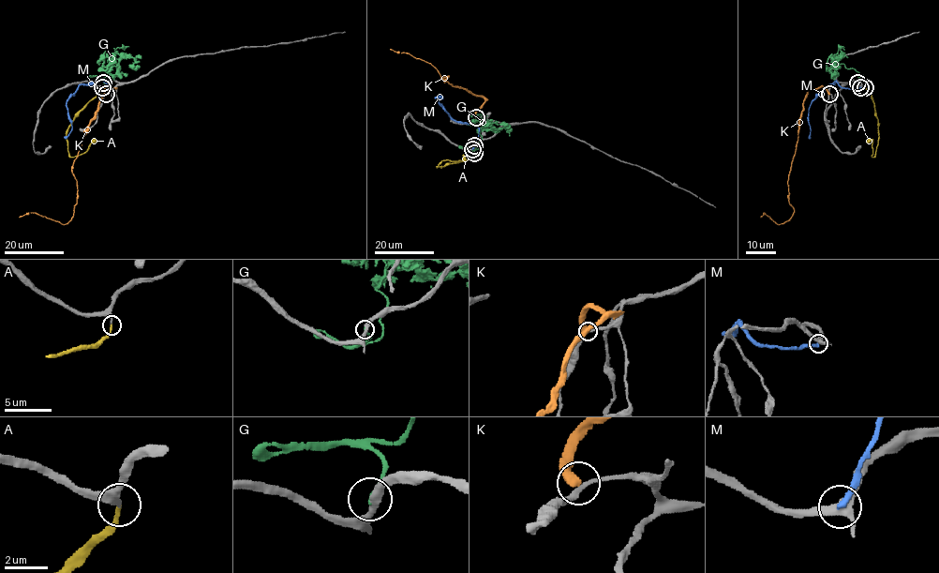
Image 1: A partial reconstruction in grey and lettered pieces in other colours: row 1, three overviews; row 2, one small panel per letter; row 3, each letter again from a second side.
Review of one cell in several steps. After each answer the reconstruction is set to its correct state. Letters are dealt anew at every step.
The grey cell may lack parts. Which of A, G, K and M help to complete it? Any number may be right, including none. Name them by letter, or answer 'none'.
A

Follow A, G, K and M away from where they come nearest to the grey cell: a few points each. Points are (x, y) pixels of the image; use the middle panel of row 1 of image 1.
A: (474, 153), (469, 158), (437, 167), (446, 159), (463, 160), (463, 155)
G: (474, 145), (480, 147), (478, 132), (485, 122), (496, 128), (505, 127), (504, 124), (510, 128)
K: (477, 117), (475, 113), (484, 99), (454, 86), (442, 79), (448, 76), (445, 82), (430, 63), (390, 49)
M: (472, 149), (478, 128), (473, 124), (455, 121), (437, 99), (439, 97), (442, 98), (435, 97)

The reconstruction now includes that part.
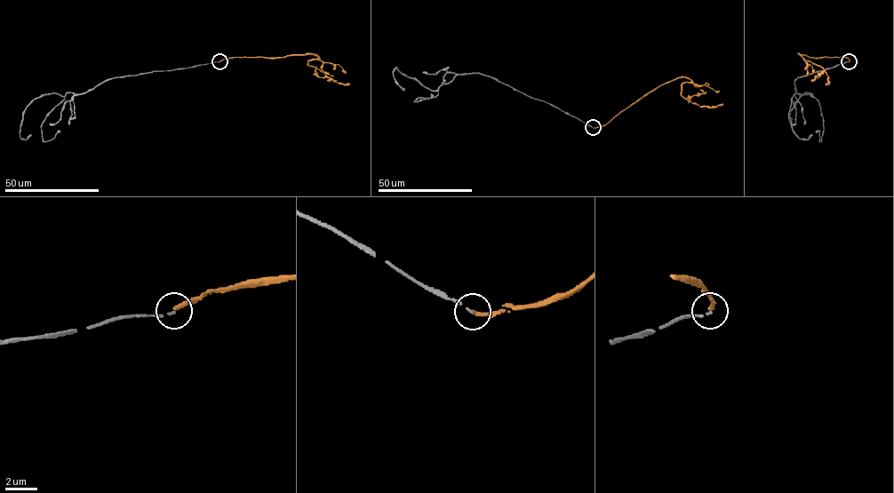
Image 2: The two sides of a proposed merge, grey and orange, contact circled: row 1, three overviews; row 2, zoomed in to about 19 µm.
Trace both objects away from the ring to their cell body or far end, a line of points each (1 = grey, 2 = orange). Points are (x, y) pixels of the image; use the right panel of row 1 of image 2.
1: (850, 61), (794, 81), (797, 93), (812, 94), (801, 96), (790, 112), (792, 131), (801, 139), (812, 134)
2: (850, 61), (843, 57), (809, 57), (799, 54), (823, 68), (829, 82), (826, 83)

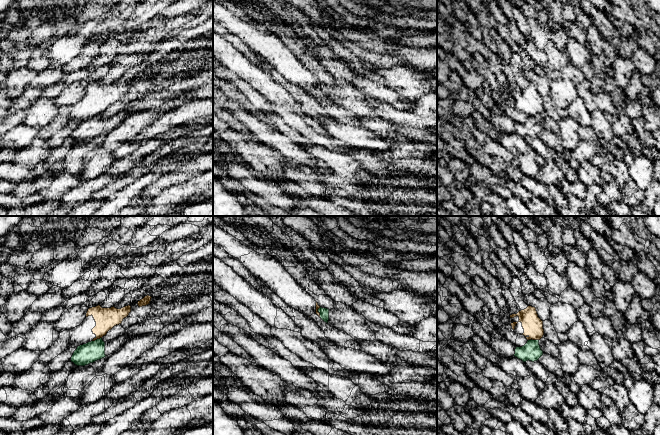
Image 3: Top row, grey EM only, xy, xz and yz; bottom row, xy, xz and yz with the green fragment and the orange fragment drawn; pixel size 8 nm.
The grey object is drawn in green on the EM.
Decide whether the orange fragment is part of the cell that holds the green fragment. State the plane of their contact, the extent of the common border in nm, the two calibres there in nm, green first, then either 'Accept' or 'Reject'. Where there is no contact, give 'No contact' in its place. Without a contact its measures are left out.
Touches green in yz. Shared border 90 nm. Thickness 150 nm (green) against 160 nm. Reject

